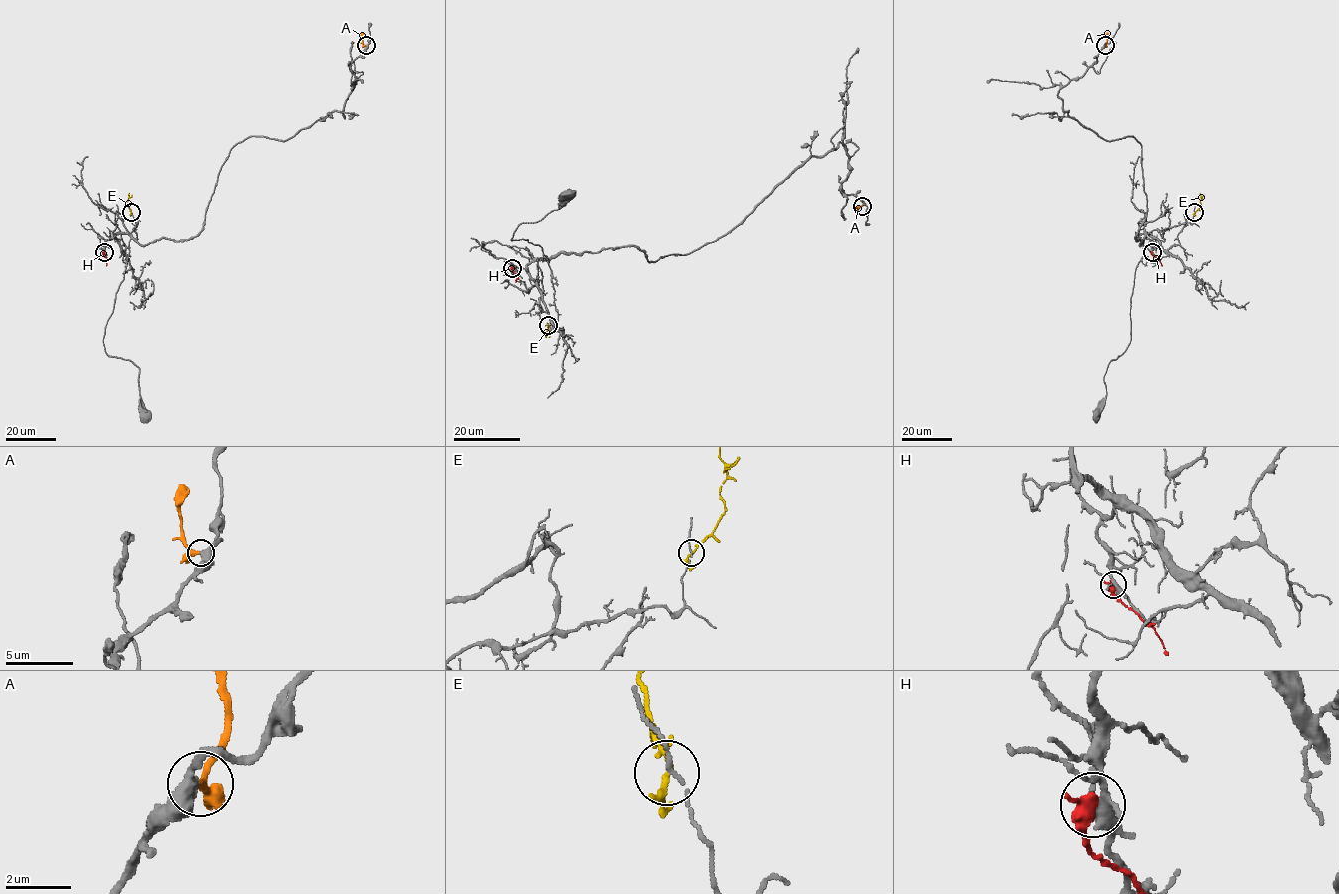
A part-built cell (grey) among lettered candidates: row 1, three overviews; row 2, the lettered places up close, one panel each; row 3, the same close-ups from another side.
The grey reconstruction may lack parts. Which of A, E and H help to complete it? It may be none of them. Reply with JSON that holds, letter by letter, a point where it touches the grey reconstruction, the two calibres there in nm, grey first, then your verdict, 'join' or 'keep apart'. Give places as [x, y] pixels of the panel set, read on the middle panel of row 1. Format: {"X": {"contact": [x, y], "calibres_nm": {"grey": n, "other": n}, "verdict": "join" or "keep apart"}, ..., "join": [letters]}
{"A": {"contact": [862, 206], "calibres_nm": {"grey": 380, "other": 180}, "verdict": "join"}, "E": {"contact": [548, 325], "calibres_nm": {"grey": 90, "other": 150}, "verdict": "keep apart"}, "H": {"contact": [512, 268], "calibres_nm": {"grey": 280, "other": 480}, "verdict": "keep apart"}, "join": ["A"]}

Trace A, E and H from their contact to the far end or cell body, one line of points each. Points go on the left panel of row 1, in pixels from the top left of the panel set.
A: (366, 45), (361, 32)
E: (131, 213), (127, 200), (131, 194)
H: (104, 252), (106, 266)

